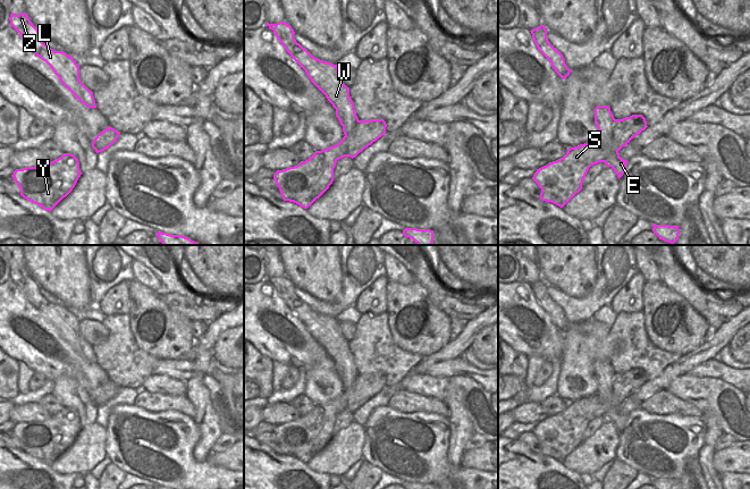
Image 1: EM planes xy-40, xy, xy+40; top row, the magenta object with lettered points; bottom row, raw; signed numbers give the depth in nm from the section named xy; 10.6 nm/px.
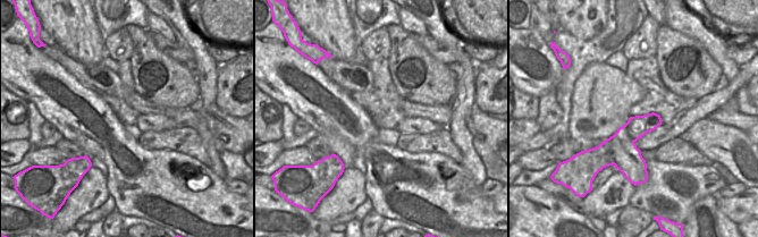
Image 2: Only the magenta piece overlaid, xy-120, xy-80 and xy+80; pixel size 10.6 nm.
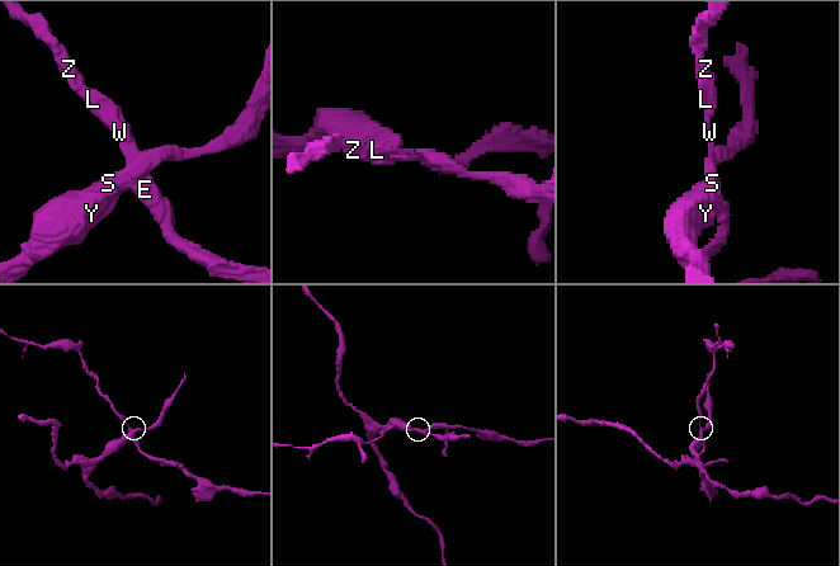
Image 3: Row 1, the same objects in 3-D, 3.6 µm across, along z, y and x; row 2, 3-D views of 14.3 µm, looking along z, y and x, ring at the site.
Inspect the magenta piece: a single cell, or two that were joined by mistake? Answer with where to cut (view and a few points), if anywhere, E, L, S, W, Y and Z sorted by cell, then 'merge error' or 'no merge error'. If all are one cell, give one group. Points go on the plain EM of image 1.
xy+40 (615, 373), (612, 394), (608, 397), (597, 394) | E L W Z / S Y | merge error

